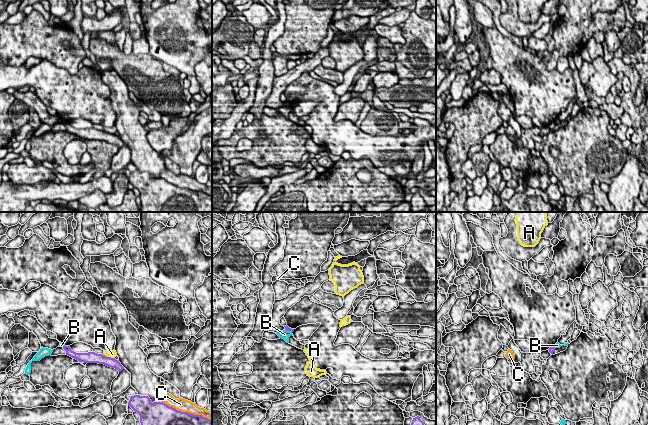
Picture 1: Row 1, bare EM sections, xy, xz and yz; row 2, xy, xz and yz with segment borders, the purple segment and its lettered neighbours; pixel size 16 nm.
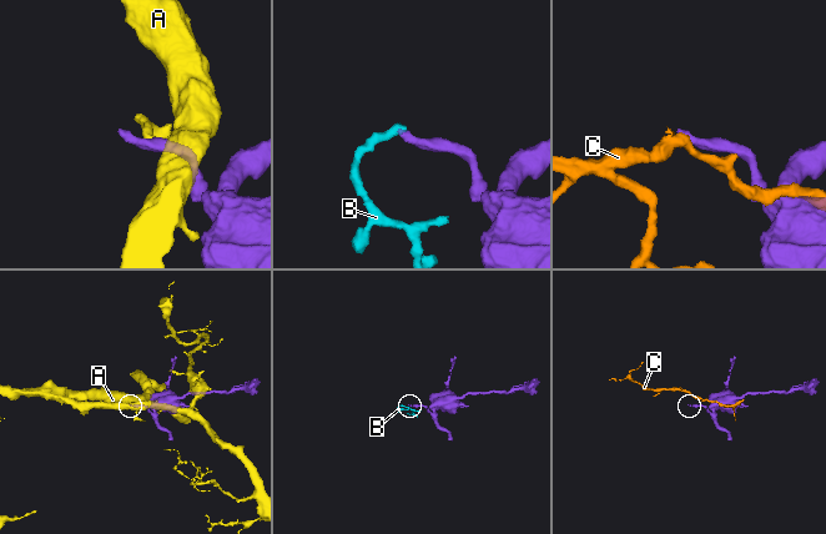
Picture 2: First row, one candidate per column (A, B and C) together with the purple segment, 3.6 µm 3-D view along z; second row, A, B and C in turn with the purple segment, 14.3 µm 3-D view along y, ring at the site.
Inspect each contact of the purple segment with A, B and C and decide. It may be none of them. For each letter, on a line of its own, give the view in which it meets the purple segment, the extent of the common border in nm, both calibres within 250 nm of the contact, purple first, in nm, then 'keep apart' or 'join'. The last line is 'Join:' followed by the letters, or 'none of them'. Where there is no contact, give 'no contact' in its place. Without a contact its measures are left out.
A: xy | 200 nm | 160/120 nm | keep apart
B: xz | 130 nm | 70/140 nm | keep apart
C: xy | 850 nm | 260/200 nm | keep apart
Join: none of them

